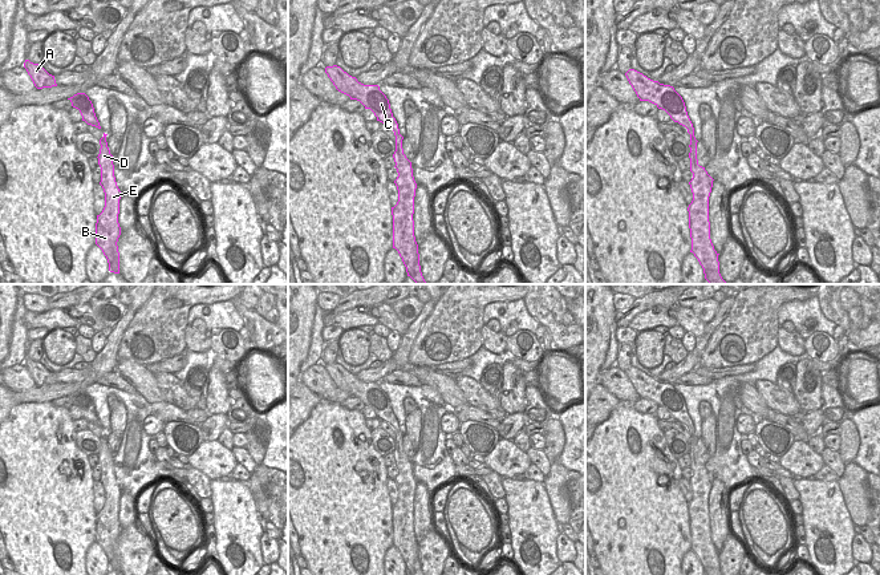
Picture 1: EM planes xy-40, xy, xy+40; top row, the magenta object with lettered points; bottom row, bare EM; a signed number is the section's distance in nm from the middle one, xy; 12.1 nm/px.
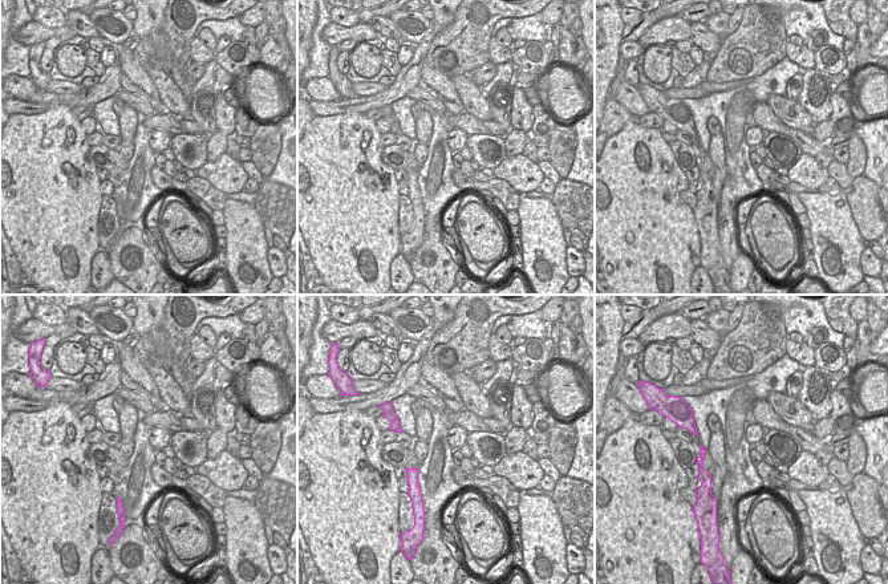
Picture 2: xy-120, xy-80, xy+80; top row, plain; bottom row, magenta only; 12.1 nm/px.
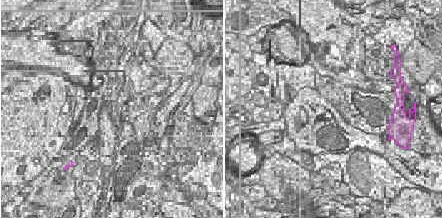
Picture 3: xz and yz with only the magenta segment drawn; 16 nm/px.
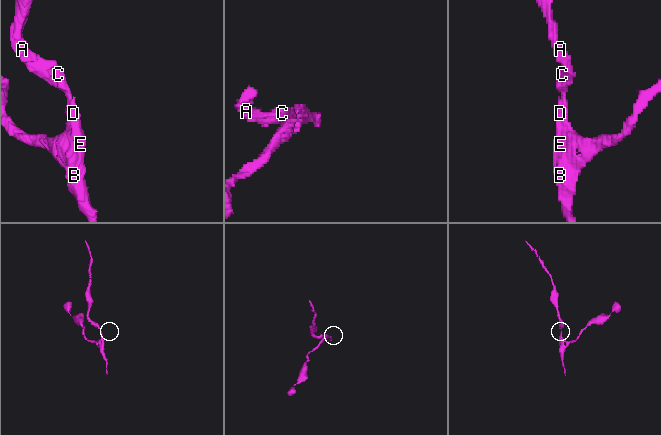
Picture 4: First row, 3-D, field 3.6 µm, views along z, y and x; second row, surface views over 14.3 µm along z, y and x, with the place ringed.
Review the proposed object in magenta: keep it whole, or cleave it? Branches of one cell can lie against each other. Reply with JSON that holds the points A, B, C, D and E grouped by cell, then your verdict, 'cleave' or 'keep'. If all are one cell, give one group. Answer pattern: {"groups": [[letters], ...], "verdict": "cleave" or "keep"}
{"groups": [["A", "B", "C", "D", "E"]], "verdict": "keep"}

